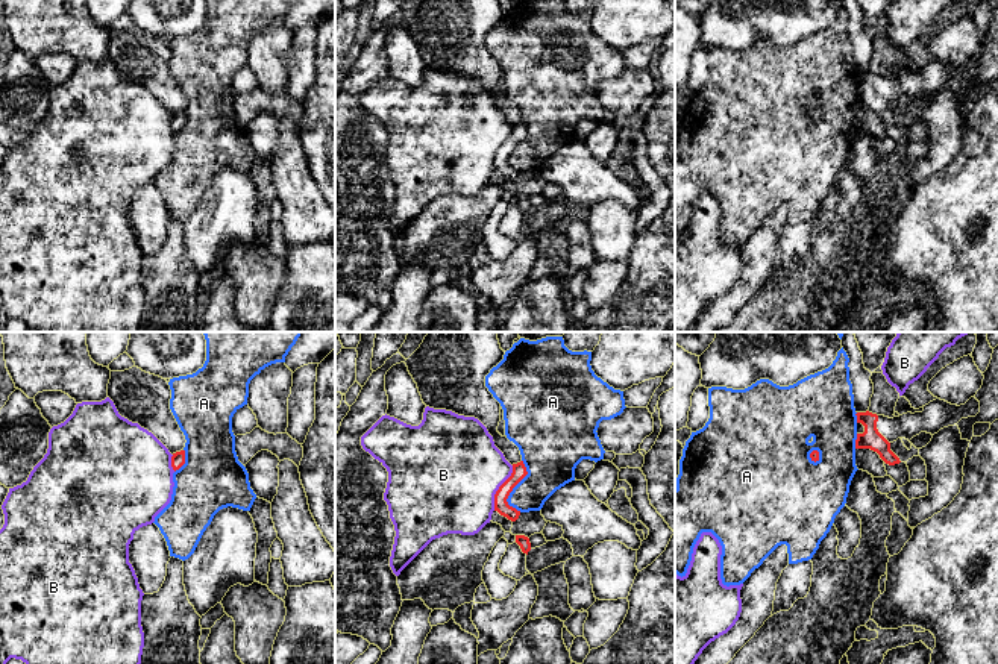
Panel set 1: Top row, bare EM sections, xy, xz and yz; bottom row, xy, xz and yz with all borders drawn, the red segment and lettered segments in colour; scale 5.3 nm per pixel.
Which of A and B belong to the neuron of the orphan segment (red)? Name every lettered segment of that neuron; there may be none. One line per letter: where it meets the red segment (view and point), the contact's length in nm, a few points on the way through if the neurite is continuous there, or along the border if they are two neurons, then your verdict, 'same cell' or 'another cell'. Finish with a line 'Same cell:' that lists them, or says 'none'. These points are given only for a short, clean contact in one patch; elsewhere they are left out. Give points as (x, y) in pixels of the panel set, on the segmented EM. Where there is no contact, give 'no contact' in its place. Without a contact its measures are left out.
A: meets red in xz at (514, 485); contact 280 nm long; border along xz (522, 460), (527, 475), (507, 499), (517, 511); another cell
B: meets red in xz at (499, 488); contact 260 nm long; border along xz (513, 466), (511, 475), (495, 494), (493, 510); another cell
Same cell: none

